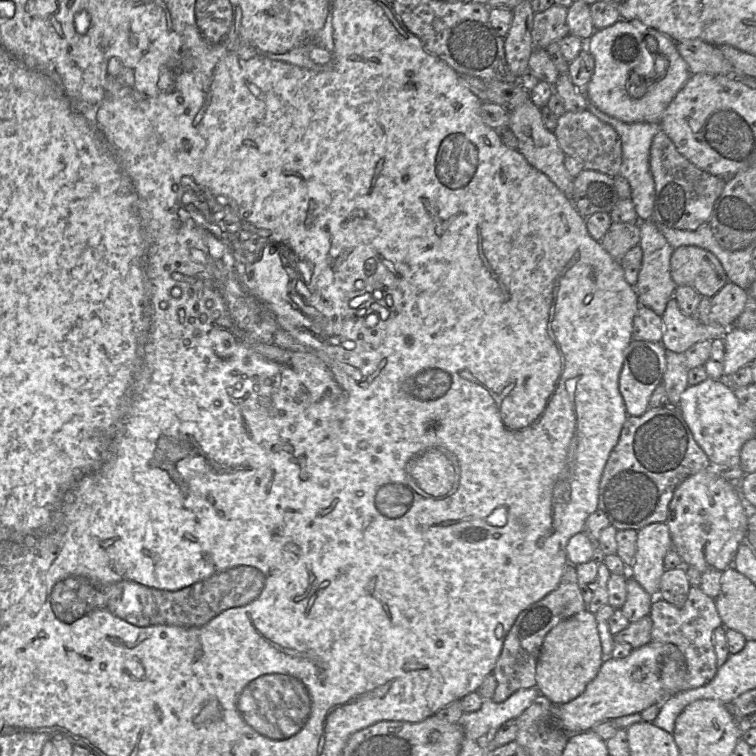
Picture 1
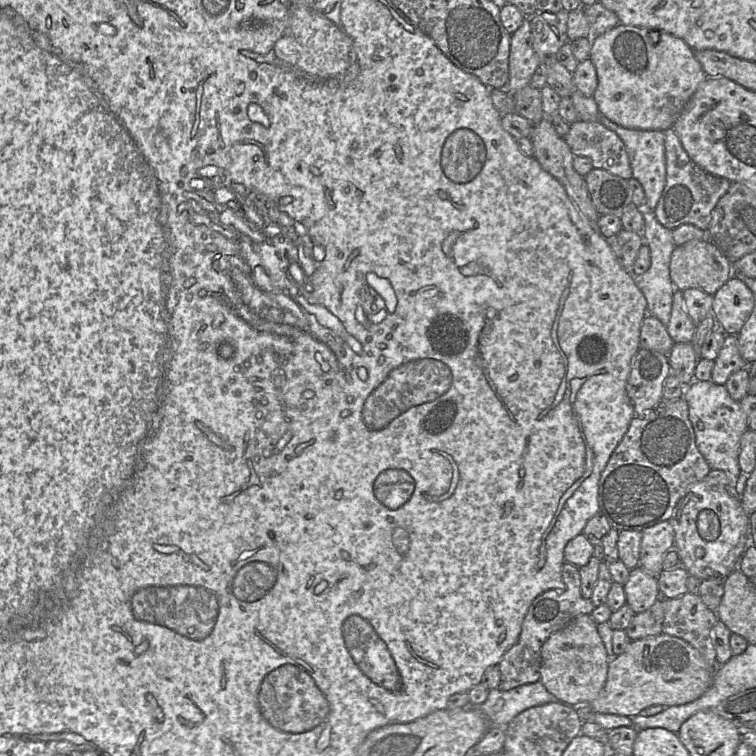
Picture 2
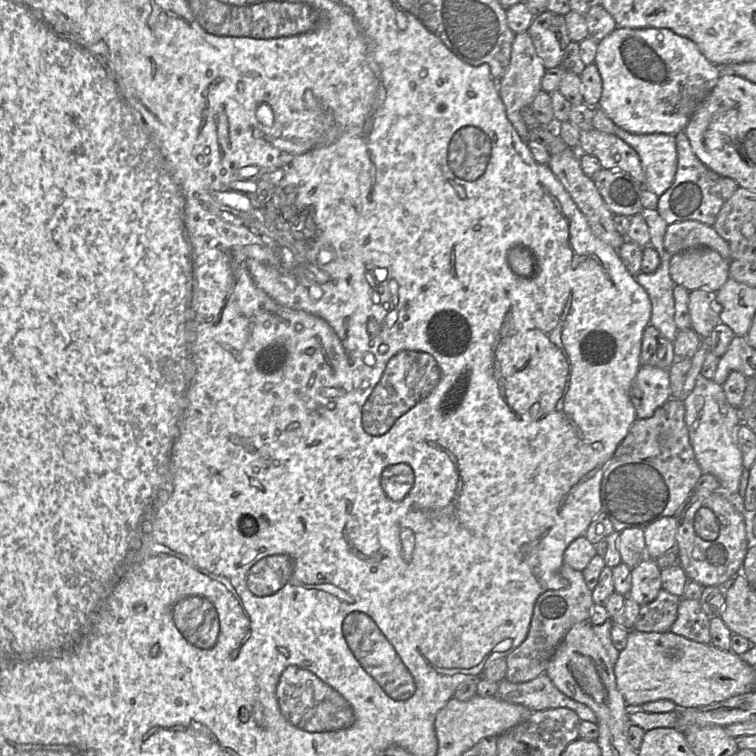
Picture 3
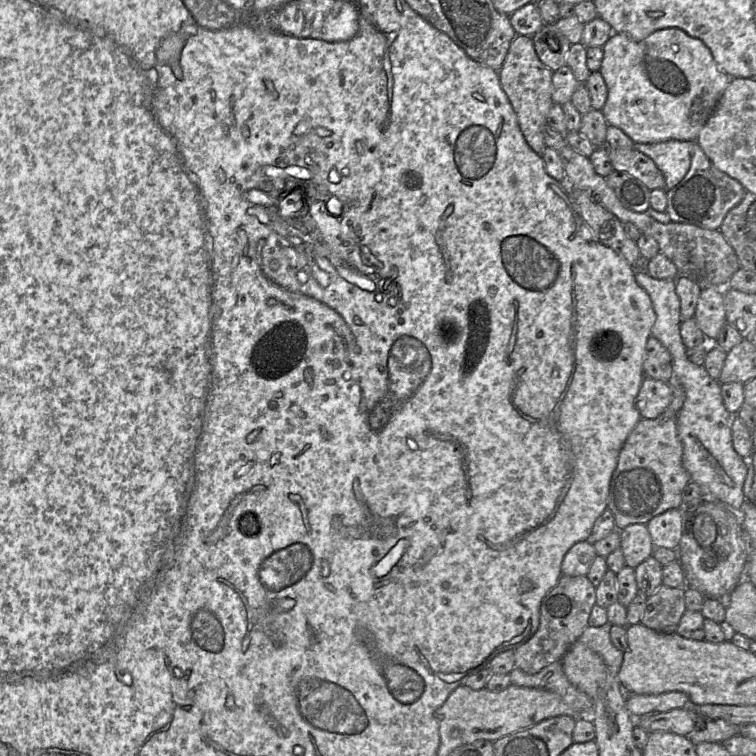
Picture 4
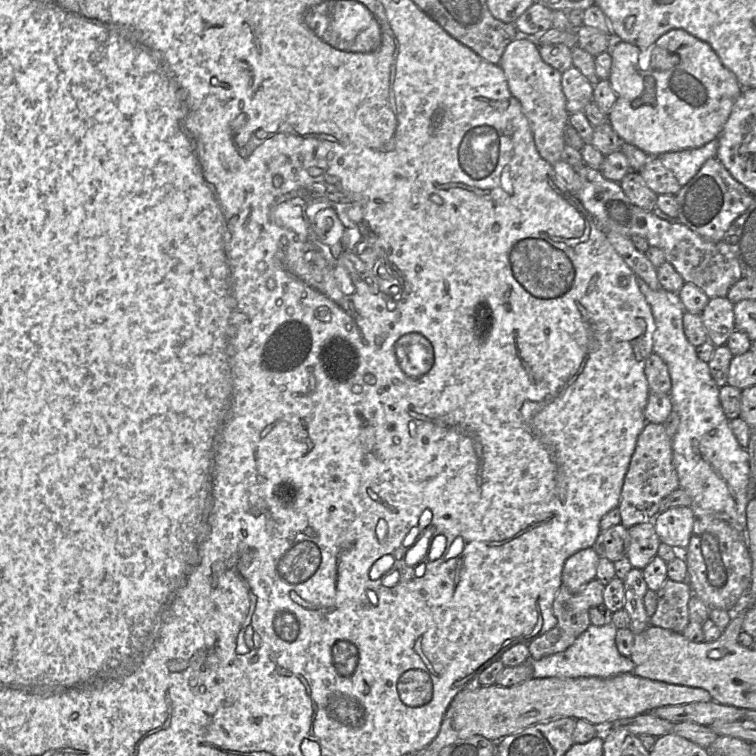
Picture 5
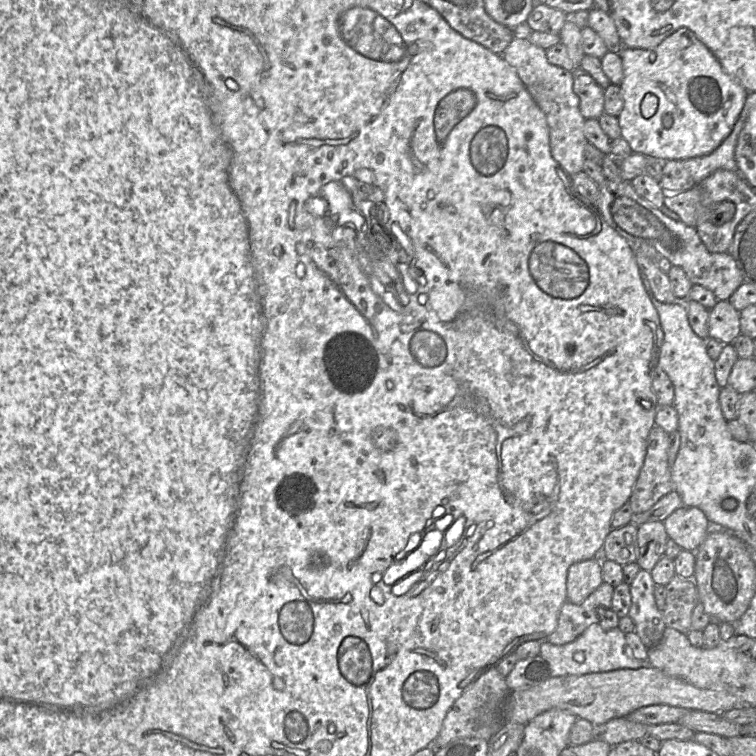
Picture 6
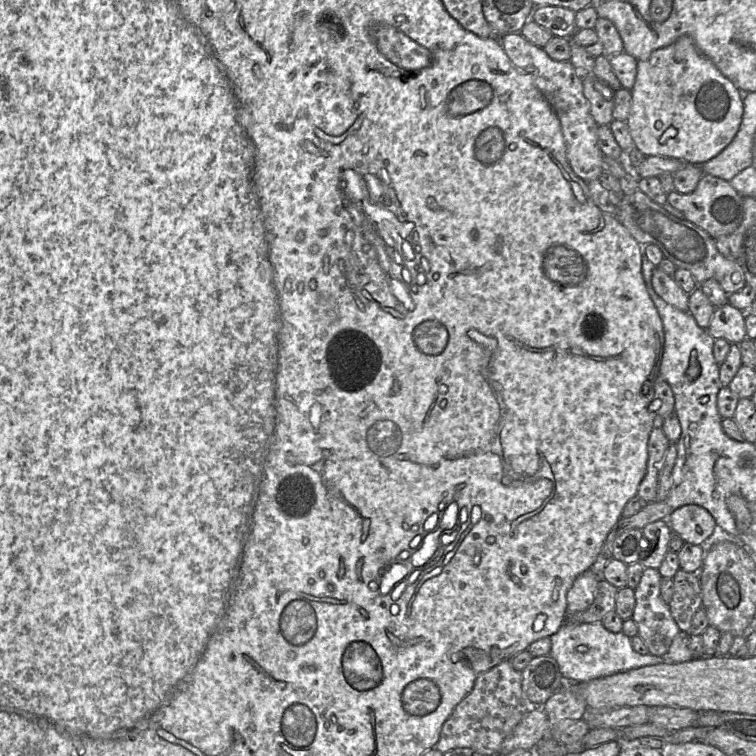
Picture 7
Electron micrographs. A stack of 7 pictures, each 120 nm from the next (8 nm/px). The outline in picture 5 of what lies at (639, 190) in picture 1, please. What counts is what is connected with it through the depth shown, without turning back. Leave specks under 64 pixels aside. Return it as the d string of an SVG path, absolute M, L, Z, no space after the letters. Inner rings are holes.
M718 138L693 149L667 152L658 157L662 164L671 170L681 186L687 184L709 158L716 158Z

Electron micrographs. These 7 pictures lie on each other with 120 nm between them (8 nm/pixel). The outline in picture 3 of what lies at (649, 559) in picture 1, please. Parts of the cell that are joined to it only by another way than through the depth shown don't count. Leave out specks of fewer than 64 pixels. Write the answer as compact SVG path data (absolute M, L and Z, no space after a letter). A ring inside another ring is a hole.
M666 516L643 529L646 557L655 560L666 551L675 549L677 527L675 516Z

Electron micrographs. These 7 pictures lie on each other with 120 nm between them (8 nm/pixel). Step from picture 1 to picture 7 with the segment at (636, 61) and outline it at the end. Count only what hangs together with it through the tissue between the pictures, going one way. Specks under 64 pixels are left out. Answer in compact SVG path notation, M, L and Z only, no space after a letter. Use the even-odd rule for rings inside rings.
M684 35L673 44L655 50L647 59L638 60L626 123L636 147L645 156L673 158L701 166L724 150L737 134L743 117L744 94L697 49L690 36Z

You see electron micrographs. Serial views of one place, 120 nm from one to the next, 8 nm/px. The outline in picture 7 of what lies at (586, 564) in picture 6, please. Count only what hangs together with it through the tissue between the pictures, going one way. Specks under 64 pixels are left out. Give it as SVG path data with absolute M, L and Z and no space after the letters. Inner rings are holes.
M590 569L575 578L566 595L568 614L584 611L593 603L600 579Z

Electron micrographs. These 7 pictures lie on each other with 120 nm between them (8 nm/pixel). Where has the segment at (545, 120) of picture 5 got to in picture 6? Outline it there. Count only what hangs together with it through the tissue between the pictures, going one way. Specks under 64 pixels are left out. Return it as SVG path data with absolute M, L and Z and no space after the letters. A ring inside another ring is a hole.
M514 37L502 53L502 57L514 68L533 100L544 113L553 158L569 175L581 172L587 144L584 134L586 119L580 112L579 97L573 91L572 71L551 64L546 57L545 49L531 43L527 38Z

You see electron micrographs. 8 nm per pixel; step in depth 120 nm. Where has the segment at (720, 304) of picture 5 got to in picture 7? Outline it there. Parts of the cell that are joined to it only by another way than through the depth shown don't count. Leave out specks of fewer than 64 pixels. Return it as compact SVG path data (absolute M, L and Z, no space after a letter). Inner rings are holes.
M728 303L716 308L708 332L714 339L725 339L731 344L739 344L747 337L745 315Z

